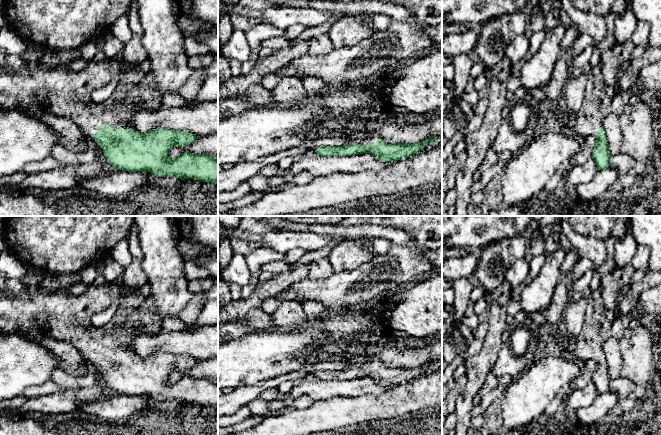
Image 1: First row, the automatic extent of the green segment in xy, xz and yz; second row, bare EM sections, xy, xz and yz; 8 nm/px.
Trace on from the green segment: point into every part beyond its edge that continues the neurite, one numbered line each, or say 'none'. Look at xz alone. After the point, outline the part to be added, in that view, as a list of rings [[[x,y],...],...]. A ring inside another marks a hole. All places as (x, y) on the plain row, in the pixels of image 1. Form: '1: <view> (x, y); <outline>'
1: xz (365, 363); [[[363,359],[363,360],[359,361],[359,363],[360,363],[359,365],[357,365],[357,364],[350,364],[350,365],[346,366],[344,368],[344,370],[349,370],[352,367],[368,369],[370,367],[375,367],[376,364],[377,364],[377,361],[369,361],[368,359]]]

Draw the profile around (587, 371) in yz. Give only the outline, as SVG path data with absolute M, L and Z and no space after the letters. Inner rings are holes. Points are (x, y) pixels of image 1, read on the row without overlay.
M587 360L584 363L585 366L581 368L580 375L572 381L575 389L584 388L586 384L591 381L596 368L596 362L593 360Z

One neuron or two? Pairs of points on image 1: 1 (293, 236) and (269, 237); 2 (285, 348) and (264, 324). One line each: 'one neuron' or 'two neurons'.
1: one neuron
2: two neurons

